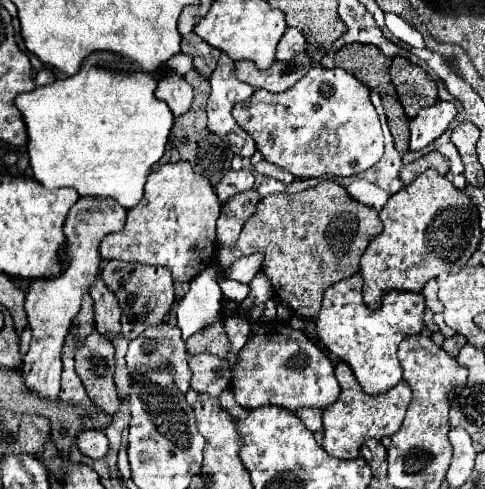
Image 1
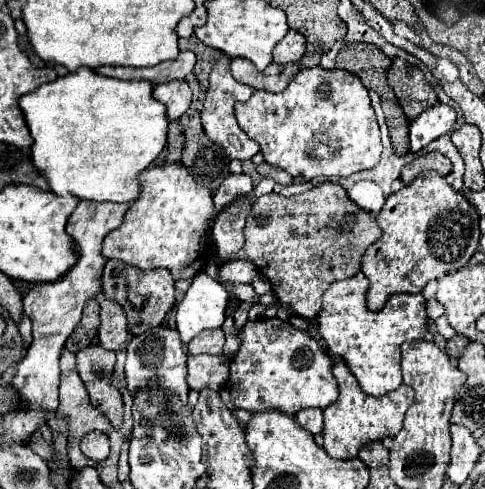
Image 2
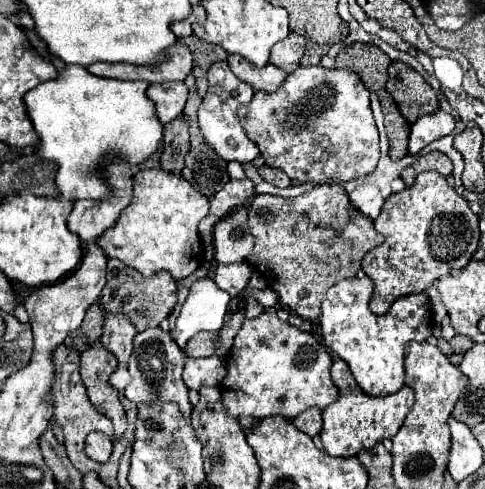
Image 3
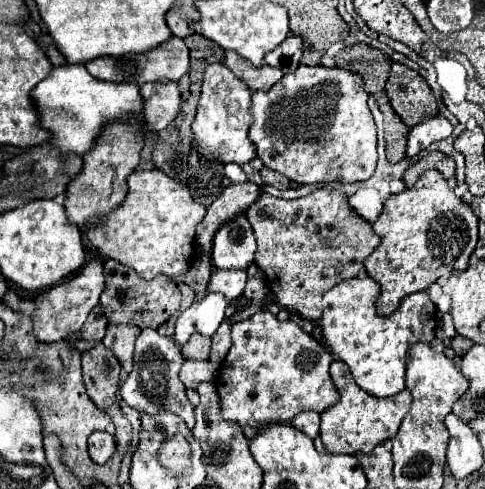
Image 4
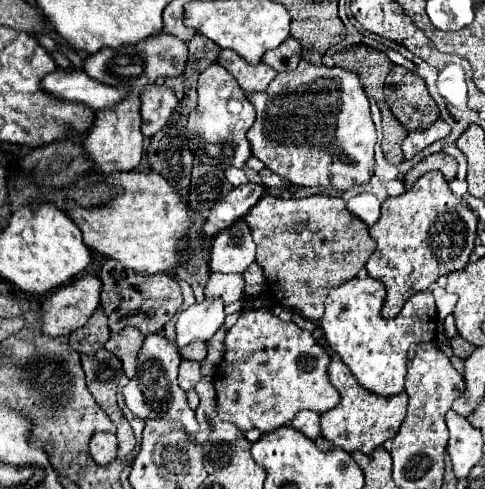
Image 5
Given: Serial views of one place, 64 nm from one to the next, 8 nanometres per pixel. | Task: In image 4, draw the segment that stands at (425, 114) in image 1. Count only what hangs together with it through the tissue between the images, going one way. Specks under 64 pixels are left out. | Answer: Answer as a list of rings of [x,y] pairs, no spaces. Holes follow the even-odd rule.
[[[434,116],[432,120],[426,120],[410,130],[408,144],[406,144],[406,156],[416,156],[420,150],[430,146],[432,142],[444,140],[452,134],[452,124],[444,116]]]

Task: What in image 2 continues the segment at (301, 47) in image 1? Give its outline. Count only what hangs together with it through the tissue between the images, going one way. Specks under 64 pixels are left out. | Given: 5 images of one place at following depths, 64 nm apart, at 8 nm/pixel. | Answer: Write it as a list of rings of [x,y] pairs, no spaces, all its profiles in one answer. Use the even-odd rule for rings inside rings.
[[[290,30],[280,44],[276,44],[274,48],[274,62],[276,64],[290,64],[290,62],[298,62],[302,58],[306,50],[306,40],[300,32]]]

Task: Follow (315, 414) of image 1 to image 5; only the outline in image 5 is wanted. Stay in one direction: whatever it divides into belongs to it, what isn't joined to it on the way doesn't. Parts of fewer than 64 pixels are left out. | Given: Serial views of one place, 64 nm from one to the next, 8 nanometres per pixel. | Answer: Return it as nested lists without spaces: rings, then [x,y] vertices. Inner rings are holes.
[[[302,410],[292,422],[292,428],[296,428],[298,432],[302,432],[304,436],[308,436],[310,440],[316,440],[320,436],[320,414],[312,412],[312,410]]]

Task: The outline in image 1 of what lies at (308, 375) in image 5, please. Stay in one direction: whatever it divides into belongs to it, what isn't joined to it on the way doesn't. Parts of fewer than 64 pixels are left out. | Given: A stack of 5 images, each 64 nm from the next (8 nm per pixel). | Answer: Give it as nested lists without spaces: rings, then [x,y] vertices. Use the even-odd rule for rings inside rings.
[[[252,322],[250,338],[232,366],[232,392],[242,408],[282,406],[290,412],[298,408],[326,408],[338,400],[340,386],[330,358],[300,330],[284,322]]]

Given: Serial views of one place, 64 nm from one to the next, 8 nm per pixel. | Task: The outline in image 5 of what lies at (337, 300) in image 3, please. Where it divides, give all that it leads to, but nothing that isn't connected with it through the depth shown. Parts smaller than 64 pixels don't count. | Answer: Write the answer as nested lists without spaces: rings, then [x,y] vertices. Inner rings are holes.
[[[352,278],[334,288],[326,298],[326,312],[320,320],[330,350],[340,354],[358,382],[380,396],[392,396],[404,390],[408,348],[436,338],[436,302],[432,292],[414,294],[402,312],[388,320],[382,316],[386,288],[374,278]]]

